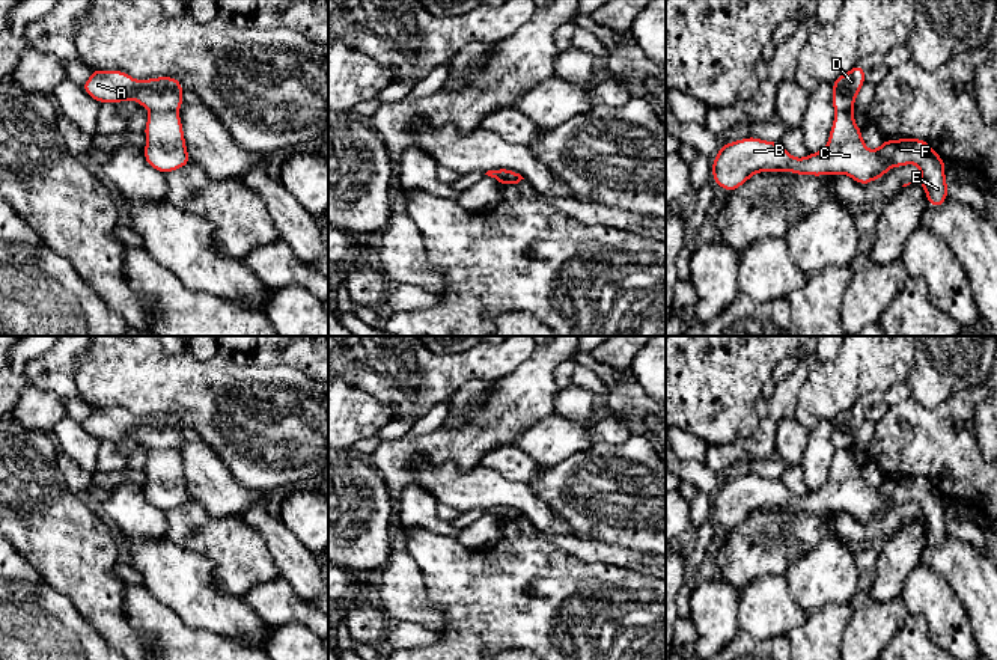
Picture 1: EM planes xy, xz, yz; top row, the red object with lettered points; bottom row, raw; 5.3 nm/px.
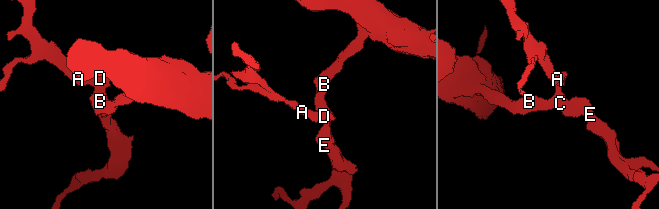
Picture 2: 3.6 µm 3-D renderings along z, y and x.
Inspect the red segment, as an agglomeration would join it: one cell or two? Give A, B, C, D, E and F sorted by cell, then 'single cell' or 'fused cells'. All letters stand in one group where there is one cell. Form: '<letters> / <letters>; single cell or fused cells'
A D / B C E F; fused cells

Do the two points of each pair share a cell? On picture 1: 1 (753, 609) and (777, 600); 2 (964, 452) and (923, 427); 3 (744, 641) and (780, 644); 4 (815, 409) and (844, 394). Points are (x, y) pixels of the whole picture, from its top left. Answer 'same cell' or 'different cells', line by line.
1: same cell
2: same cell
3: same cell
4: same cell

